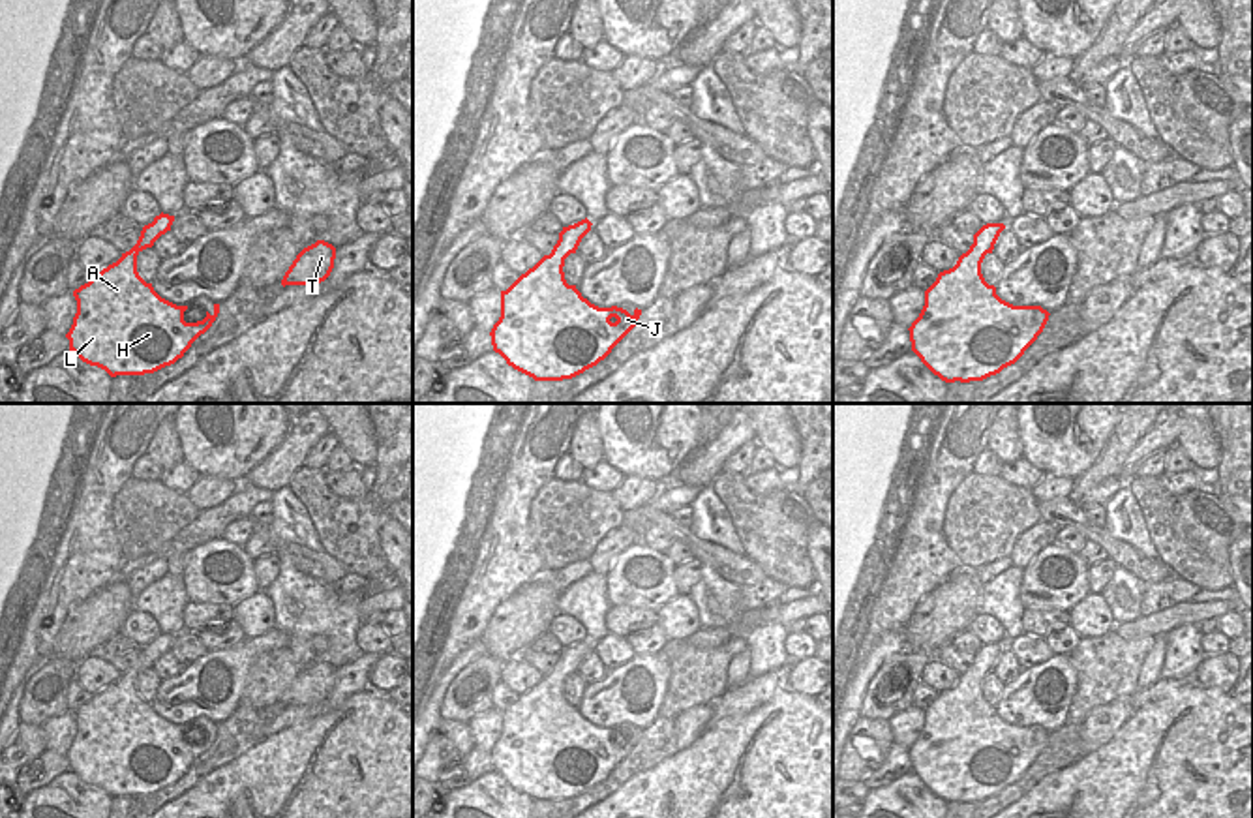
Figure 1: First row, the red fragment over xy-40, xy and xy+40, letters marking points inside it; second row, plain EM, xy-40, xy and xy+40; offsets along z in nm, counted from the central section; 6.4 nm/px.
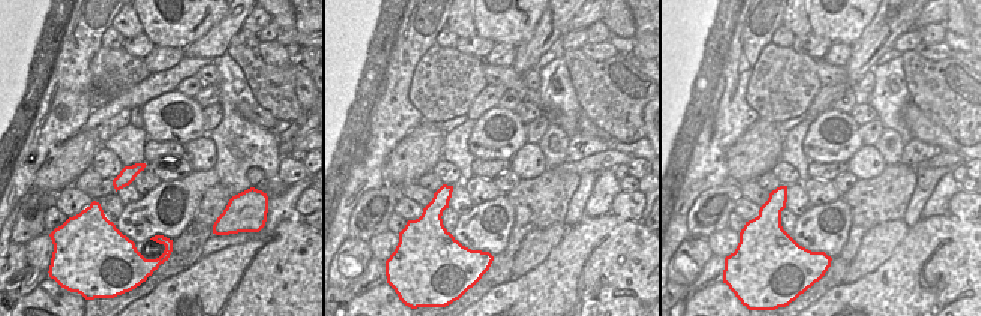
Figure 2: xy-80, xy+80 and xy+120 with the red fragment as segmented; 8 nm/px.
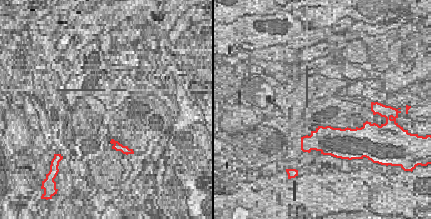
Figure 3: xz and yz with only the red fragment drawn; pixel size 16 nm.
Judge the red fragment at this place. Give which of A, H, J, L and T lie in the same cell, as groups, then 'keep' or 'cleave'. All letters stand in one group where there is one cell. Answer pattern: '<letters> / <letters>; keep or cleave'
A H J L T; keep

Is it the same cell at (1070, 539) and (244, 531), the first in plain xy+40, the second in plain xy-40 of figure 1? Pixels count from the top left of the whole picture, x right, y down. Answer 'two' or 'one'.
one

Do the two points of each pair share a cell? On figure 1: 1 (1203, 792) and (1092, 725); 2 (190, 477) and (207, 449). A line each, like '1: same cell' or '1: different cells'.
1: different cells
2: different cells

